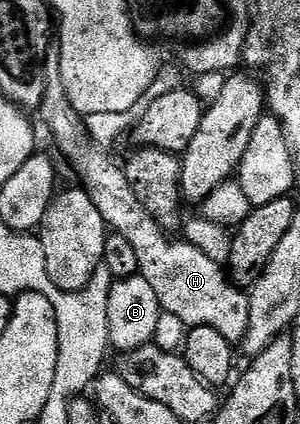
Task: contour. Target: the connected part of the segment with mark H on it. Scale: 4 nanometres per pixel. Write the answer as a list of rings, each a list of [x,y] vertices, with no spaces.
[[[56,56],[44,59],[44,99],[38,117],[48,125],[61,156],[80,177],[79,185],[102,214],[107,229],[124,236],[134,248],[139,277],[144,278],[150,288],[154,288],[154,296],[158,296],[161,311],[178,316],[185,327],[214,328],[222,332],[228,342],[243,343],[250,320],[248,294],[228,278],[221,263],[210,260],[210,256],[194,248],[194,244],[164,230],[154,220],[154,216],[146,212],[142,200],[134,196],[134,188],[126,180],[123,165],[119,161],[116,163],[105,147],[92,141],[85,119],[74,108],[74,104],[70,104],[70,96],[66,96],[60,79],[60,59]]]

